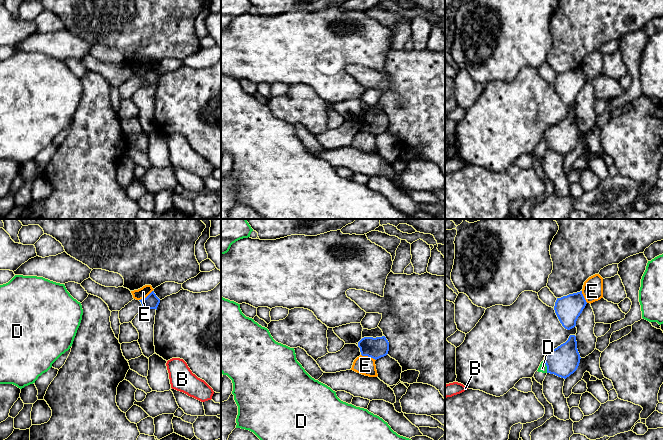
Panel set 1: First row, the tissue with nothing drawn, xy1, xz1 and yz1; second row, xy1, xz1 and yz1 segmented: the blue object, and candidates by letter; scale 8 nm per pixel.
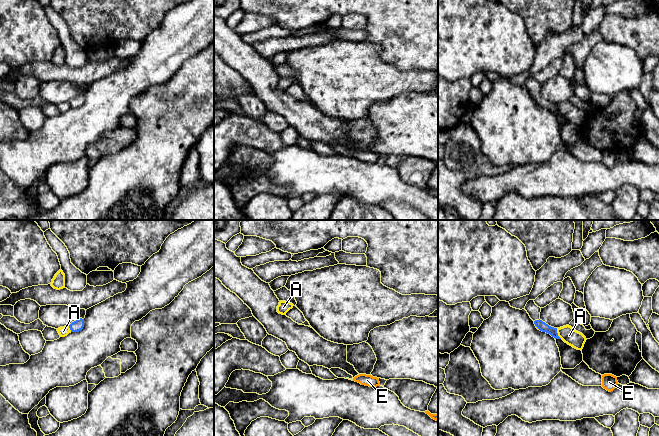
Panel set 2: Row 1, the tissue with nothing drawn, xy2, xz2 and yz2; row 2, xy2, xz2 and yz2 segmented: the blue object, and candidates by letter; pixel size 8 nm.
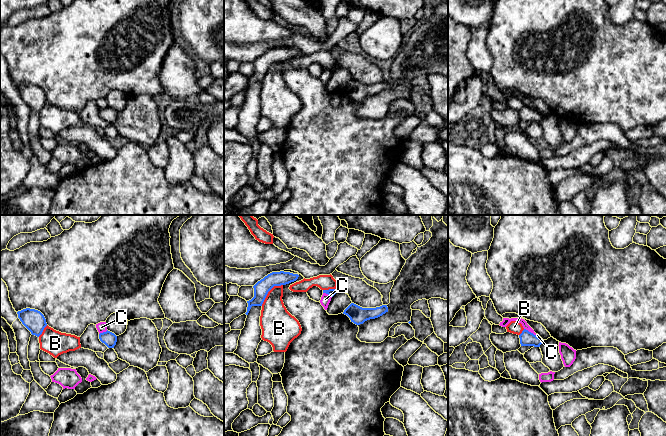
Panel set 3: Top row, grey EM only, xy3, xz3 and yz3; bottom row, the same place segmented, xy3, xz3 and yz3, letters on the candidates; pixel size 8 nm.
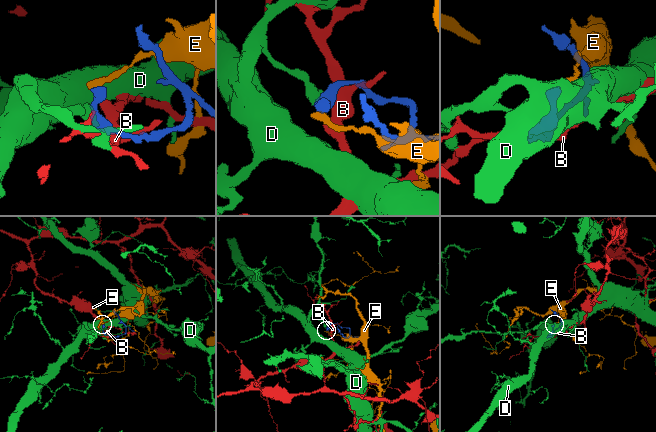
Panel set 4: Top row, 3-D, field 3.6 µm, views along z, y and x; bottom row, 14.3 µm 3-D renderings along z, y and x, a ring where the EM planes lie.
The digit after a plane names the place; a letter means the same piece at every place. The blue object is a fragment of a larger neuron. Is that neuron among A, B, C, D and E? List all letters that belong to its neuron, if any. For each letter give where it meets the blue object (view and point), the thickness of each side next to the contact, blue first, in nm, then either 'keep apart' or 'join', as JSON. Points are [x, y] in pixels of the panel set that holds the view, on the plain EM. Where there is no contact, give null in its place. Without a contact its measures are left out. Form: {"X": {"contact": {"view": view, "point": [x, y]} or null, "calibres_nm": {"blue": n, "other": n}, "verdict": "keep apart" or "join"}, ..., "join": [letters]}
{"A": {"contact": {"view": "yz2", "point": [557, 109]}, "calibres_nm": {"blue": 80, "other": 130}, "verdict": "keep apart"}, "B": {"contact": {"view": "xz3", "point": [268, 67]}, "calibres_nm": {"blue": 120, "other": 260}, "verdict": "keep apart"}, "C": {"contact": {"view": "yz3", "point": [533, 110]}, "calibres_nm": {"blue": 120, "other": 60}, "verdict": "keep apart"}, "D": {"contact": {"view": "yz1", "point": [546, 141]}, "calibres_nm": {"blue": 240, "other": 70}, "verdict": "keep apart"}, "E": {"contact": {"view": "xz1", "point": [368, 132]}, "calibres_nm": {"blue": 170, "other": 150}, "verdict": "keep apart"}, "join": []}

